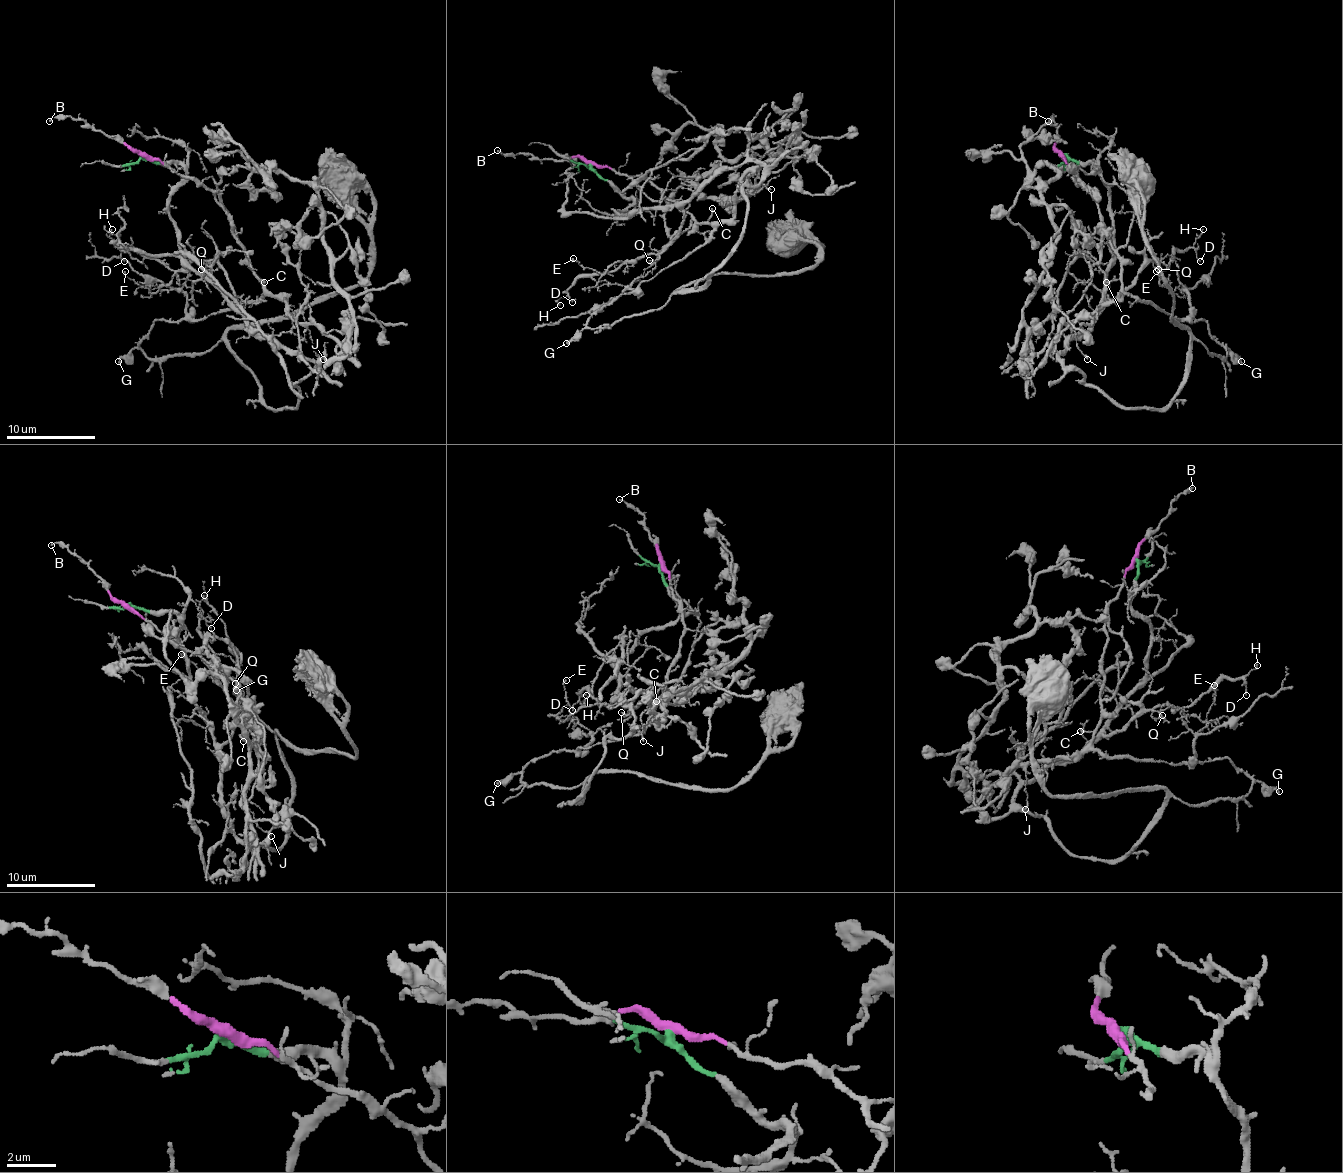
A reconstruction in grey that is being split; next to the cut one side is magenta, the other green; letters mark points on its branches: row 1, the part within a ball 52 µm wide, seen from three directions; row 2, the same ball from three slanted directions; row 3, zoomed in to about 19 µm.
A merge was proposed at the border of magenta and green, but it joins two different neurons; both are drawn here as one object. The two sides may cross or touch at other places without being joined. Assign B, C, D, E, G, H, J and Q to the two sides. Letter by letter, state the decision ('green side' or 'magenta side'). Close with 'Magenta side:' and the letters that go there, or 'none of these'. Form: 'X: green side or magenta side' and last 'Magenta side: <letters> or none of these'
B: magenta side
C: magenta side
D: green side
E: green side
G: magenta side
H: green side
J: magenta side
Q: green side
Magenta side: B, C, G, J

